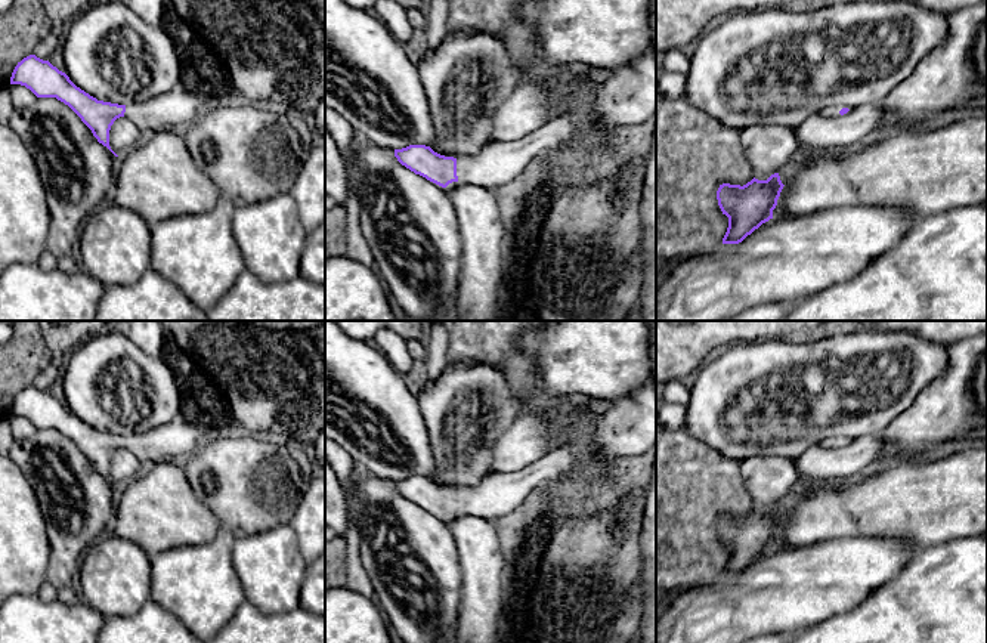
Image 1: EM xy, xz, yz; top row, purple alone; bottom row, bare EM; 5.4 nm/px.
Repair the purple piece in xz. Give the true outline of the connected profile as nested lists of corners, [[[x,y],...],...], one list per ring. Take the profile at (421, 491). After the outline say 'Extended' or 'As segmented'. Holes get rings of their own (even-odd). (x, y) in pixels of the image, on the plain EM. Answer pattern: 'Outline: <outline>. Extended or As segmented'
Outline: [[[646,381],[628,396],[613,401],[610,409],[598,415],[592,433],[587,440],[551,449],[523,470],[505,474],[492,473],[474,486],[458,489],[440,486],[426,476],[409,476],[402,480],[395,480],[395,488],[415,506],[442,519],[446,519],[452,513],[485,519],[514,517],[529,507],[538,489],[572,472],[587,452],[591,452],[594,457],[609,464],[621,455],[641,455],[655,448],[656,386],[653,381]]]. Extended

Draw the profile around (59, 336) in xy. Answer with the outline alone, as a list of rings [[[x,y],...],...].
[[[38,321],[43,340],[50,352],[50,365],[34,380],[33,386],[47,392],[64,367],[64,355],[95,336],[121,328],[121,321]]]

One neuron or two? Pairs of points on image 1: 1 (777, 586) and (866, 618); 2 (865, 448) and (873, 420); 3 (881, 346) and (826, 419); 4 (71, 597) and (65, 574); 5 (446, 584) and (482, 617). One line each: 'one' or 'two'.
1: two
2: two
3: one
4: two
5: two

